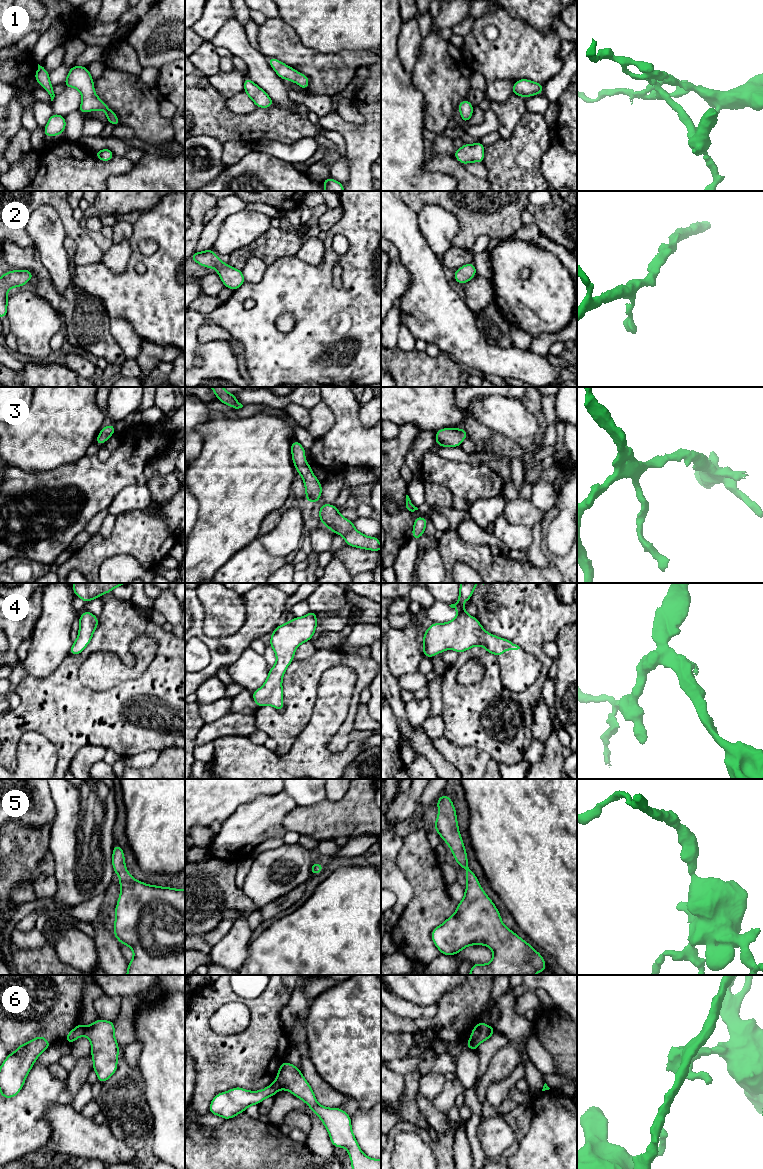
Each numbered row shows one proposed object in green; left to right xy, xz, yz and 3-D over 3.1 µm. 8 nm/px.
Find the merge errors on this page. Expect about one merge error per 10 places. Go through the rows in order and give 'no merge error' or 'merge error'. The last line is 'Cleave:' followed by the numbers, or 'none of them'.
1: no merge error
2: no merge error
3: no merge error
4: no merge error
5: no merge error
6: merge error
Cleave: 6

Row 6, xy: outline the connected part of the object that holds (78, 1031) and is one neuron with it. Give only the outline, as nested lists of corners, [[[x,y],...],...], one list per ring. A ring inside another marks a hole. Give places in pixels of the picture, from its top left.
[[[80,1023],[77,1024],[76,1027],[67,1034],[64,1041],[70,1044],[73,1043],[76,1039],[84,1035],[84,1029],[85,1029],[85,1026],[83,1026]]]

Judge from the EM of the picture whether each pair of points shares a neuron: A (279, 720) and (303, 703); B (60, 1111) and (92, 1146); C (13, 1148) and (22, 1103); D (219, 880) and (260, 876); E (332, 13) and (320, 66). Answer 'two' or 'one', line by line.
A: one
B: one
C: one
D: two
E: two

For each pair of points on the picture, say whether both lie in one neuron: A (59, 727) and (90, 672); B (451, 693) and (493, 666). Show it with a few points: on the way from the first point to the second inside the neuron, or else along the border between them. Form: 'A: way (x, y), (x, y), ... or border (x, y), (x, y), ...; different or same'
A: border (83, 661), (79, 680), (94, 690), (106, 690); different
B: way (464, 693), (475, 693), (489, 679); same

